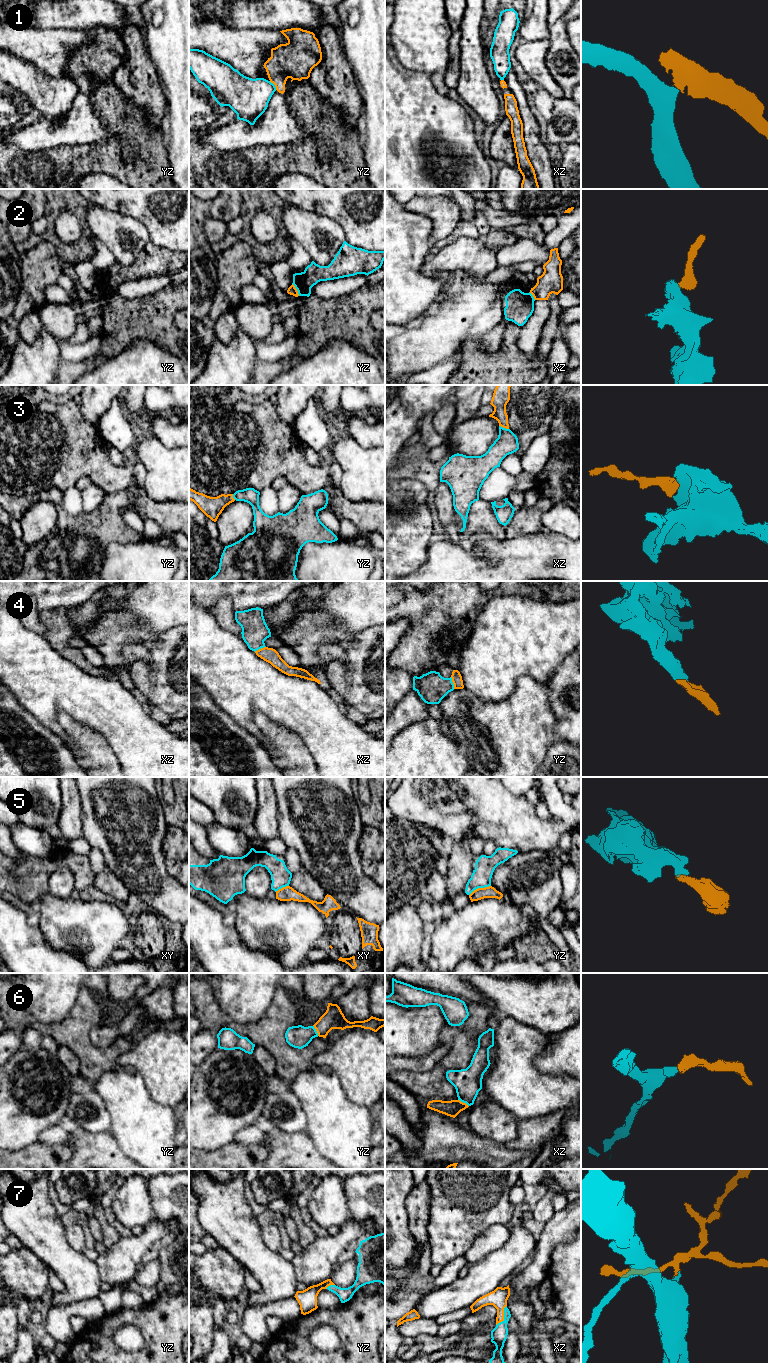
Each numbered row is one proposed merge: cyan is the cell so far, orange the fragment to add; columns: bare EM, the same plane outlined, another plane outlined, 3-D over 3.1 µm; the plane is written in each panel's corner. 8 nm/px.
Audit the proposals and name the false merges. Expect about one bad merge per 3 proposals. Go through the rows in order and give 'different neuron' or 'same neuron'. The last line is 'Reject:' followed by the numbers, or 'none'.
1: different neuron
2: different neuron
3: same neuron
4: same neuron
5: different neuron
6: same neuron
7: same neuron
Reject: 1, 2, 5

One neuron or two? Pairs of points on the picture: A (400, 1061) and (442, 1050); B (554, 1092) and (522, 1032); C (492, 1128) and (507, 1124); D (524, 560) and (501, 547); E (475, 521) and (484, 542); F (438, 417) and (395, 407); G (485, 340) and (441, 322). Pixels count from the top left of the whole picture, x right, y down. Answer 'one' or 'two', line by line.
A: one
B: one
C: one
D: one
E: two
F: two
G: two

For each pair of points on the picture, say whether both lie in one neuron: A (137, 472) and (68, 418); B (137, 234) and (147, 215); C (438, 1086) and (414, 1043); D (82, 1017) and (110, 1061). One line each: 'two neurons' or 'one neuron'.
A: one neuron
B: two neurons
C: two neurons
D: one neuron

